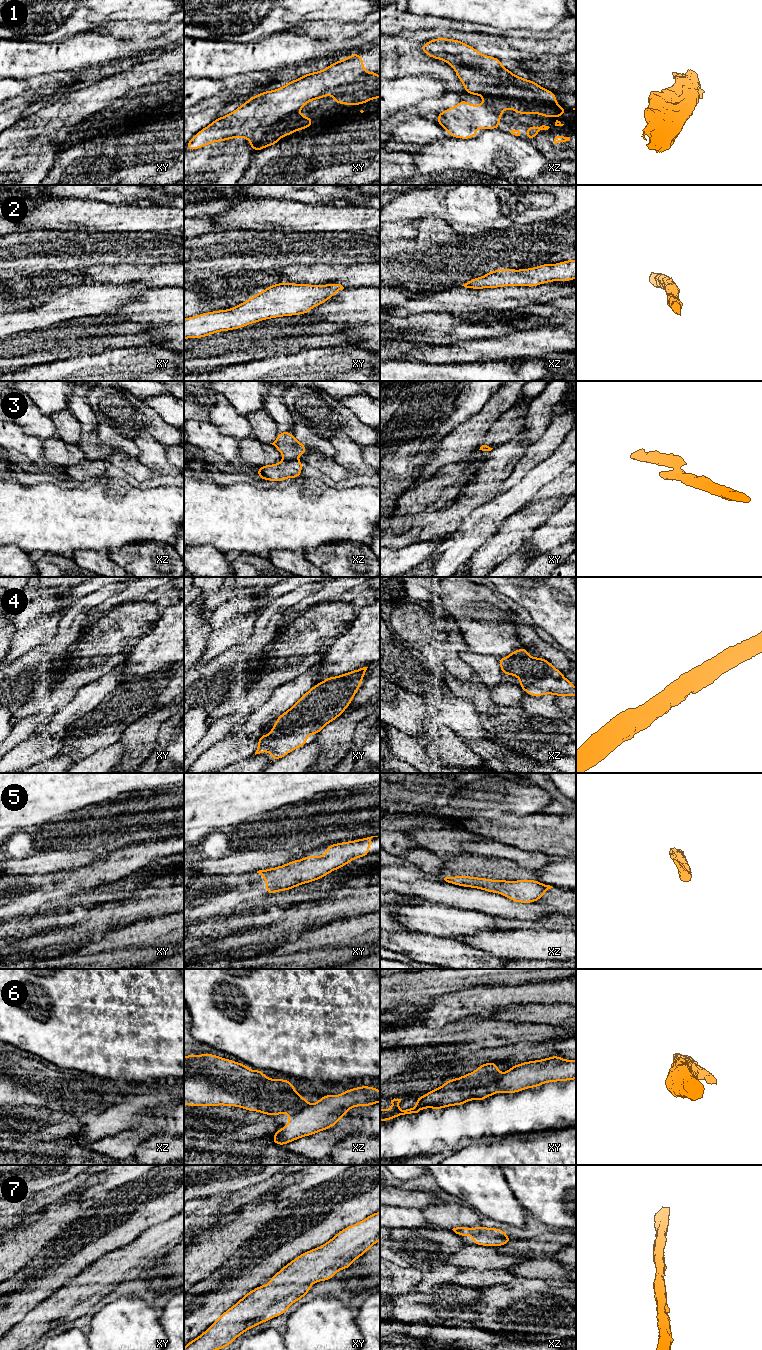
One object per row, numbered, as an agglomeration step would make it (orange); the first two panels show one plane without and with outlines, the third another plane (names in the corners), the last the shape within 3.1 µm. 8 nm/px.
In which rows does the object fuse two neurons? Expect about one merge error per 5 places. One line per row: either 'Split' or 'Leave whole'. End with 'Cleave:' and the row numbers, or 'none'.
1: Leave whole
2: Leave whole
3: Split
4: Leave whole
5: Leave whole
6: Split
7: Leave whole
Cleave: 3, 6

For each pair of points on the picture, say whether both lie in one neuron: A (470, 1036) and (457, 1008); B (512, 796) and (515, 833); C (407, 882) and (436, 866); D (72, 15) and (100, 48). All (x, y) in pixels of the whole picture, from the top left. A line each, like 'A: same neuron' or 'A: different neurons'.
A: different neurons
B: different neurons
C: different neurons
D: different neurons

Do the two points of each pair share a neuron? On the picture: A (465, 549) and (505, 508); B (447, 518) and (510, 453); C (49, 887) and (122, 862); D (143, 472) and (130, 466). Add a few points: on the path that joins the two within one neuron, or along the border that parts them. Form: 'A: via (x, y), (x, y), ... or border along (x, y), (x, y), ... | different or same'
A: via (472, 538), (494, 516) | same
B: via (466, 502), (477, 495), (480, 479), (491, 467) | same
C: via (67, 890), (79, 879), (104, 871) | same
D: via (140, 472), (133, 467) | same

